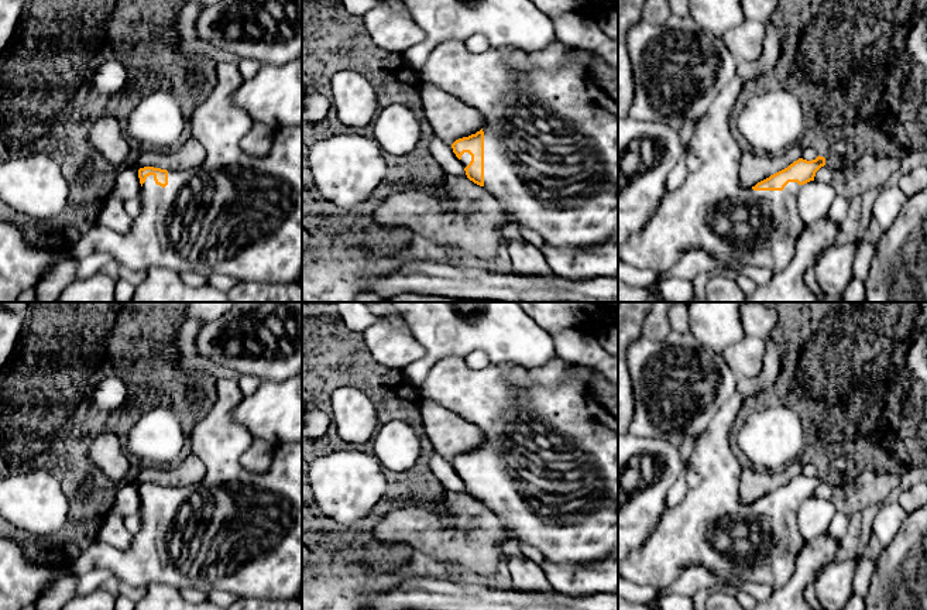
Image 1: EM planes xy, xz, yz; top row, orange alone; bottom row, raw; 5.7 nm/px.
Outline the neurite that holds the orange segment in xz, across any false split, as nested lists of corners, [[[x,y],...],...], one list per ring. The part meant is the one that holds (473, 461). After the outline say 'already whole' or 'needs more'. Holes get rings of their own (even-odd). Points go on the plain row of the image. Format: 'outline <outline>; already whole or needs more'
outline [[[443,356],[430,367],[423,398],[443,405],[485,435],[484,443],[452,460],[466,483],[466,491],[504,518],[515,534],[535,546],[545,559],[562,565],[586,565],[618,549],[618,419],[590,393],[578,374],[581,366],[555,356],[542,367],[525,369],[535,385],[515,388],[507,383],[512,363],[488,364],[473,370],[466,356]]]; needs more

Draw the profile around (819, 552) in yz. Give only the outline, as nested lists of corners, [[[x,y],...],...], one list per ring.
[[[827,534],[807,541],[801,549],[792,579],[773,590],[765,602],[758,602],[753,610],[813,610],[804,599],[804,587],[814,583],[818,573],[832,563],[840,539]]]

